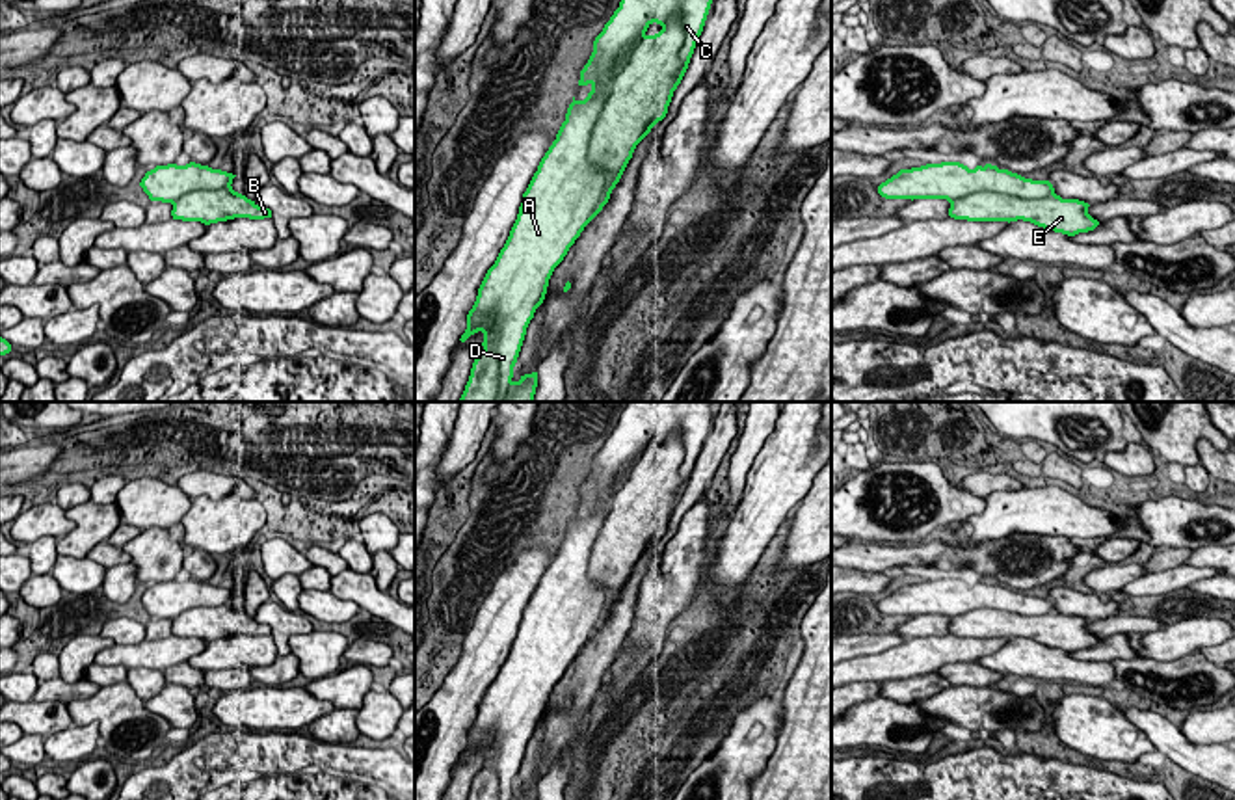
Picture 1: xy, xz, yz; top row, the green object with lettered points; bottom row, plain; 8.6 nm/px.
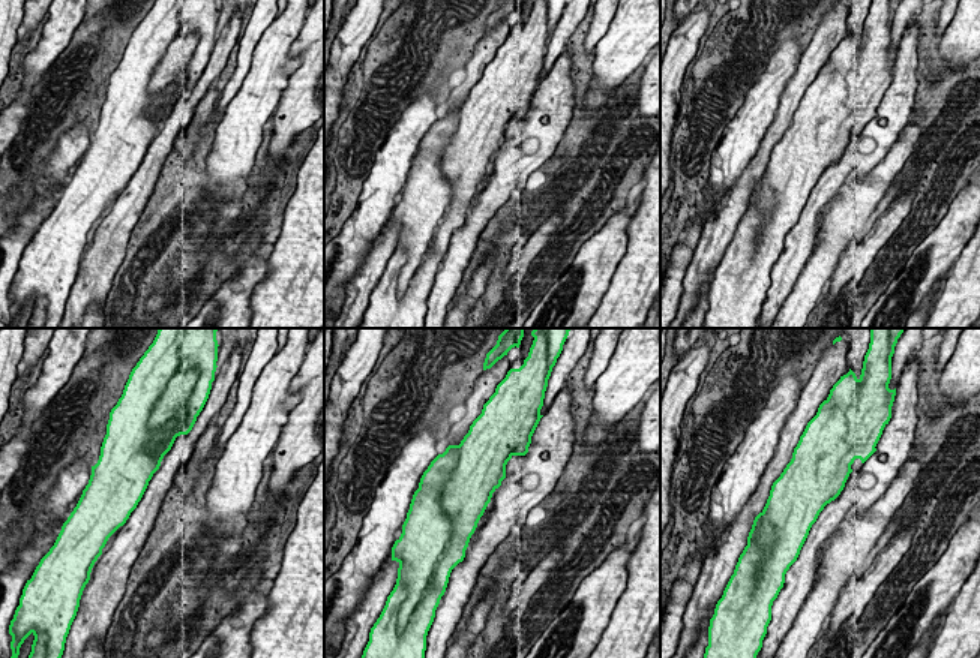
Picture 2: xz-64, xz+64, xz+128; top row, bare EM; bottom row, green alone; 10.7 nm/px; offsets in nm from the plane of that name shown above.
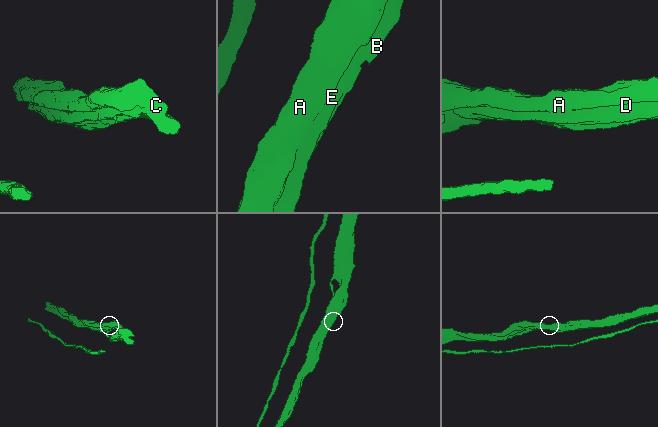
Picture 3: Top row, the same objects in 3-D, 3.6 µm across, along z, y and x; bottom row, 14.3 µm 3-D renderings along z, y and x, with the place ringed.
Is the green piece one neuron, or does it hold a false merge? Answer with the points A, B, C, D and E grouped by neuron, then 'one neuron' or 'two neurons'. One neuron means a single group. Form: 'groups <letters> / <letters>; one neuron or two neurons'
groups A C D / B E; two neurons

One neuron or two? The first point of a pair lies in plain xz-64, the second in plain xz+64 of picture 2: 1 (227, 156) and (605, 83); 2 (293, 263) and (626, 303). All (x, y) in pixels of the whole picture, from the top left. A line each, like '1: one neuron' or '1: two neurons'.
1: one neuron
2: one neuron

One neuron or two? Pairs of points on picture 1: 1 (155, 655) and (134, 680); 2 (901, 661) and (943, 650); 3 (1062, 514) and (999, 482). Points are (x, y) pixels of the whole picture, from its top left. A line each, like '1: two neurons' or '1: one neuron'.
1: two neurons
2: one neuron
3: two neurons

